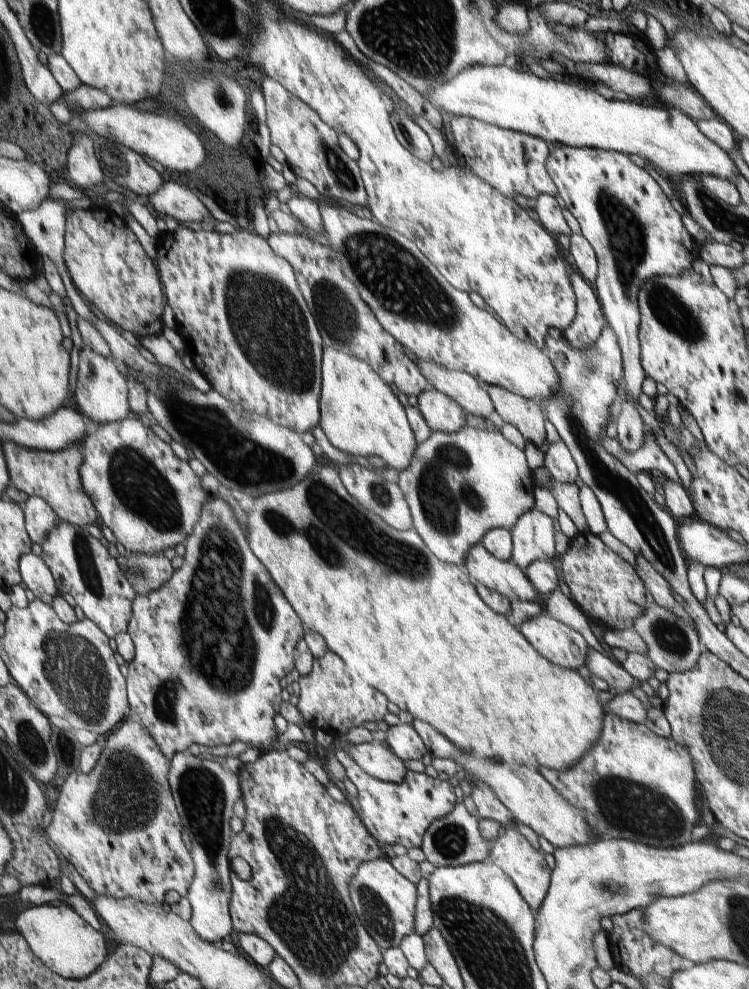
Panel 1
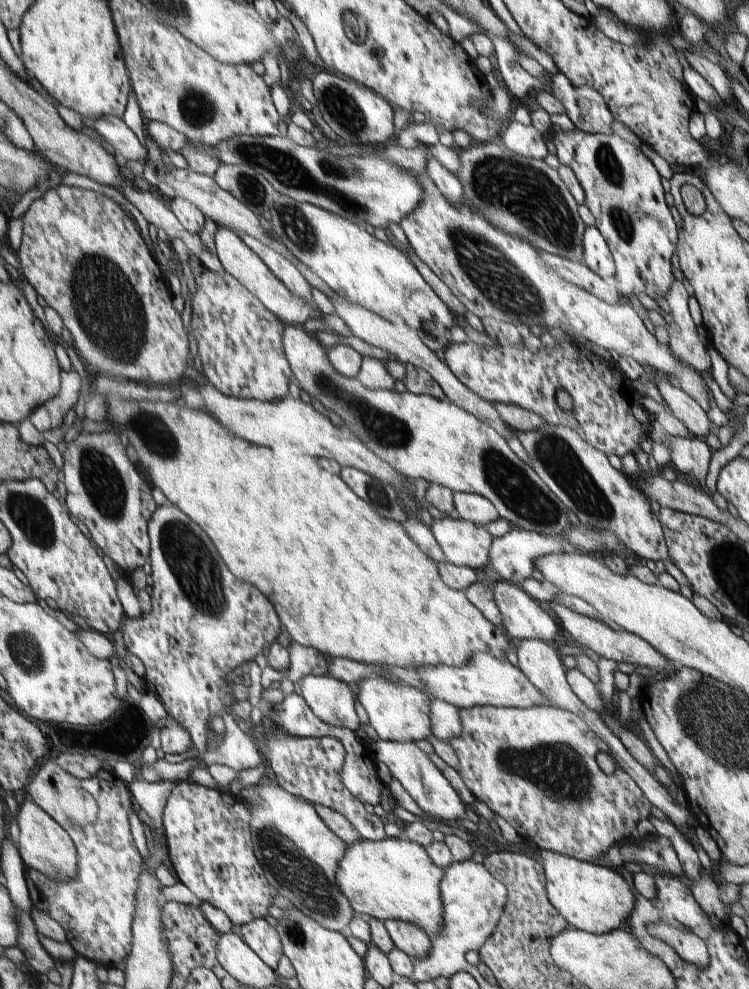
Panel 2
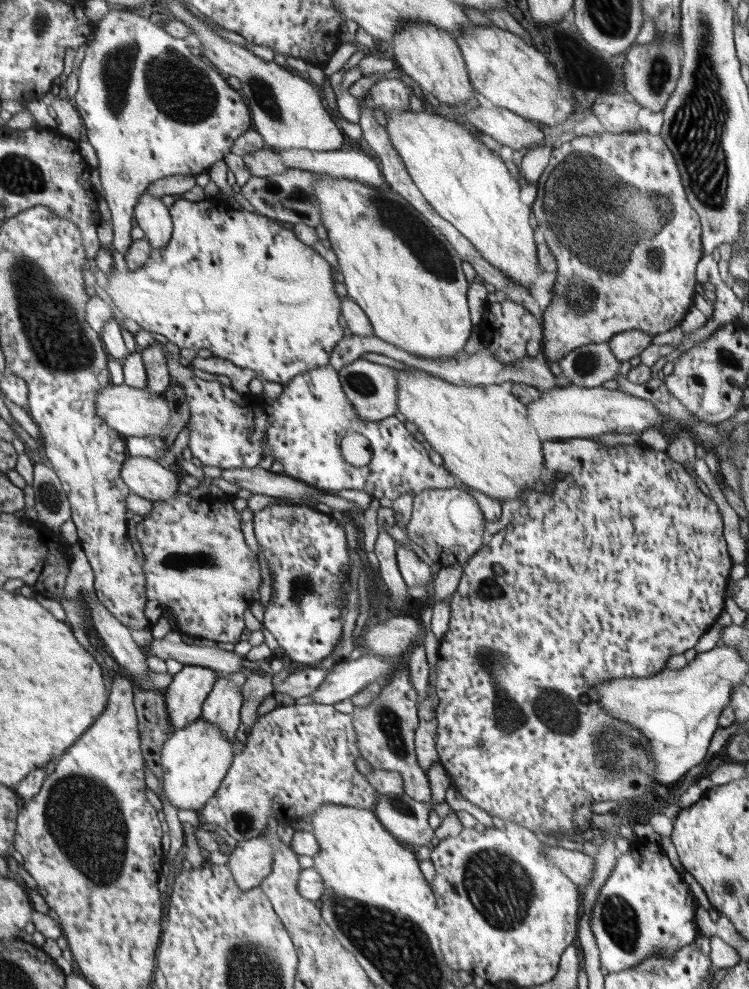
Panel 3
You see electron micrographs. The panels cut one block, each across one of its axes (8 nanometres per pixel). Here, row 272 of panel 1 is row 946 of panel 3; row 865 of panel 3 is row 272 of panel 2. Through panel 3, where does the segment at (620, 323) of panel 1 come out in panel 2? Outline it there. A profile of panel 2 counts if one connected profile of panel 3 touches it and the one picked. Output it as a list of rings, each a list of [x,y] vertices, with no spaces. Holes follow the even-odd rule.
[[[581,130],[561,132],[547,136],[551,152],[557,156],[559,164],[565,164],[577,176],[583,192],[585,192],[585,206],[595,218],[595,228],[605,238],[609,252],[615,262],[615,286],[623,298],[629,296],[649,296],[649,298],[665,298],[669,286],[673,284],[673,276],[669,270],[669,258],[675,254],[677,244],[677,224],[673,222],[669,208],[663,200],[663,188],[659,184],[659,174],[653,164],[643,156],[639,148],[625,142],[615,134],[587,134]]]

